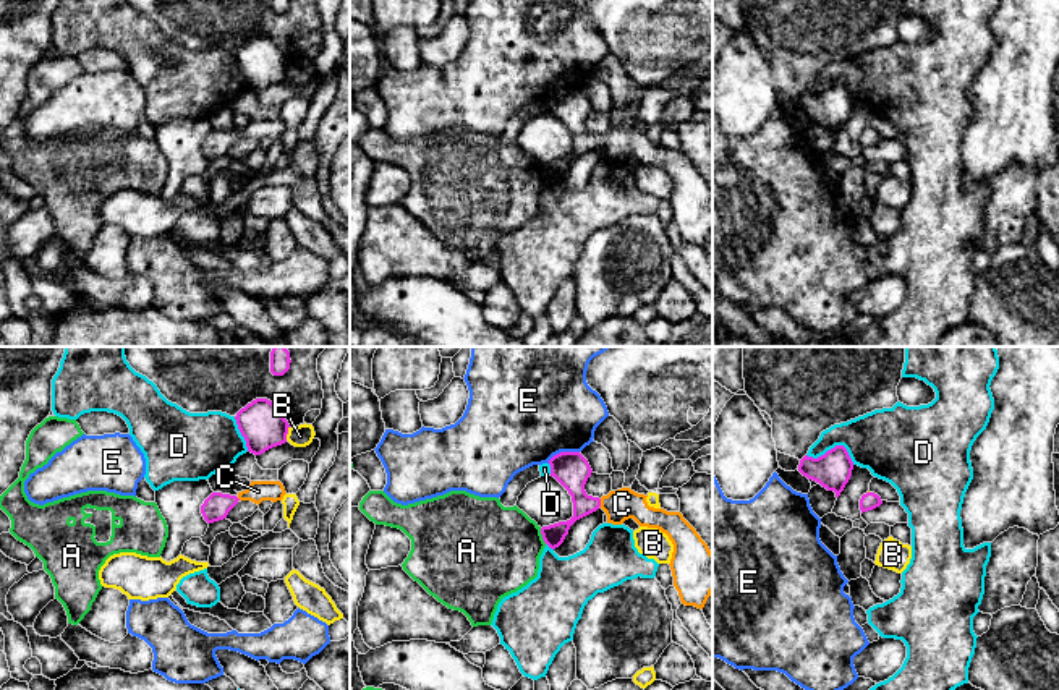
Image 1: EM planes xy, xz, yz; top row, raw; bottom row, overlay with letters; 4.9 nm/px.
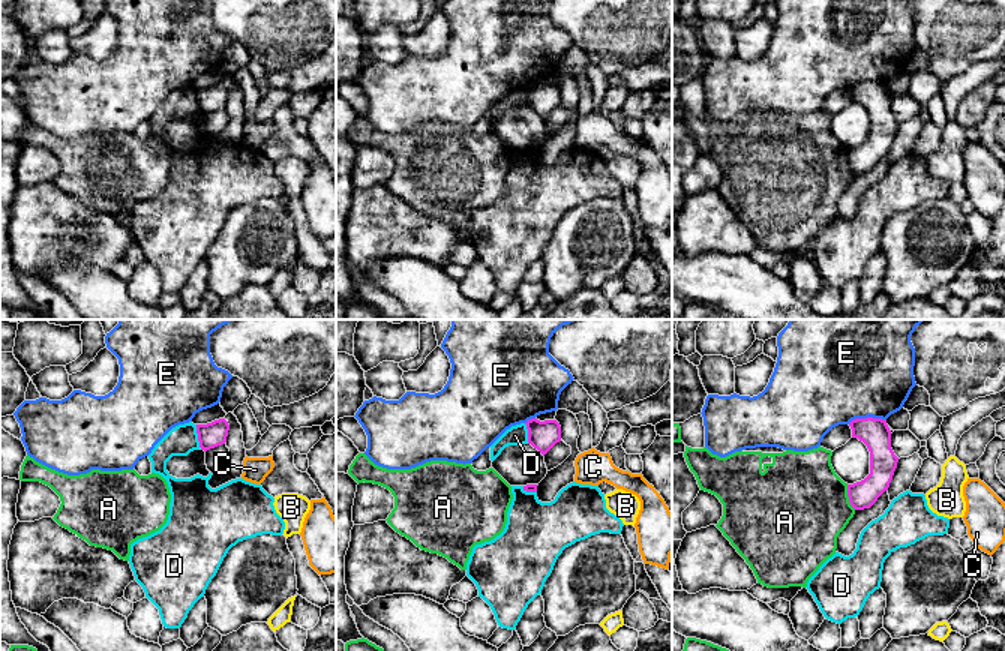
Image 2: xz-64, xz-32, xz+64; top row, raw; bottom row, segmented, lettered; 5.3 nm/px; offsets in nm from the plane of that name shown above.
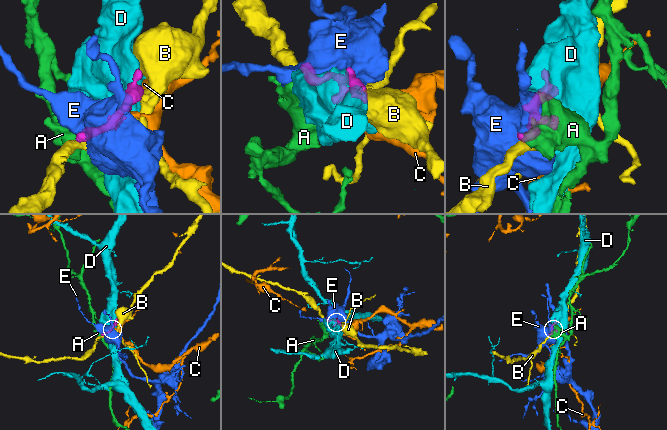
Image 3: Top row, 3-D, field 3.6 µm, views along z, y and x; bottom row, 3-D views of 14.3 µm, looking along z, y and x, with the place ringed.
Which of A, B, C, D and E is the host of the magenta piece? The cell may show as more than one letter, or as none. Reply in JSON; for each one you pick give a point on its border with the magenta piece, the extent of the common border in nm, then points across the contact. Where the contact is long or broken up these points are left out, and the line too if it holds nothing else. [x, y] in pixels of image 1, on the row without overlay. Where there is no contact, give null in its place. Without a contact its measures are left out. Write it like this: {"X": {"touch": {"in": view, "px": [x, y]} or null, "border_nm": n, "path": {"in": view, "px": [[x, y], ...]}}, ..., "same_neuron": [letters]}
{"C": {"touch": {"in": "xz", "px": [599, 140]}, "border_nm": 40}, "same_neuron": ["C"]}

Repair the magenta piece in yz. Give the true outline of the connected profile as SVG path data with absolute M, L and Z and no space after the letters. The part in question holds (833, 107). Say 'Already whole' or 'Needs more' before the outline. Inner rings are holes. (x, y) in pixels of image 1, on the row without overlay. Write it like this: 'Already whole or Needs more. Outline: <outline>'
Already whole. Outline: M836 83L818 96L805 92L798 102L798 109L803 113L819 120L827 128L834 128L836 134L840 133L848 120L852 107L853 99L844 83Z

